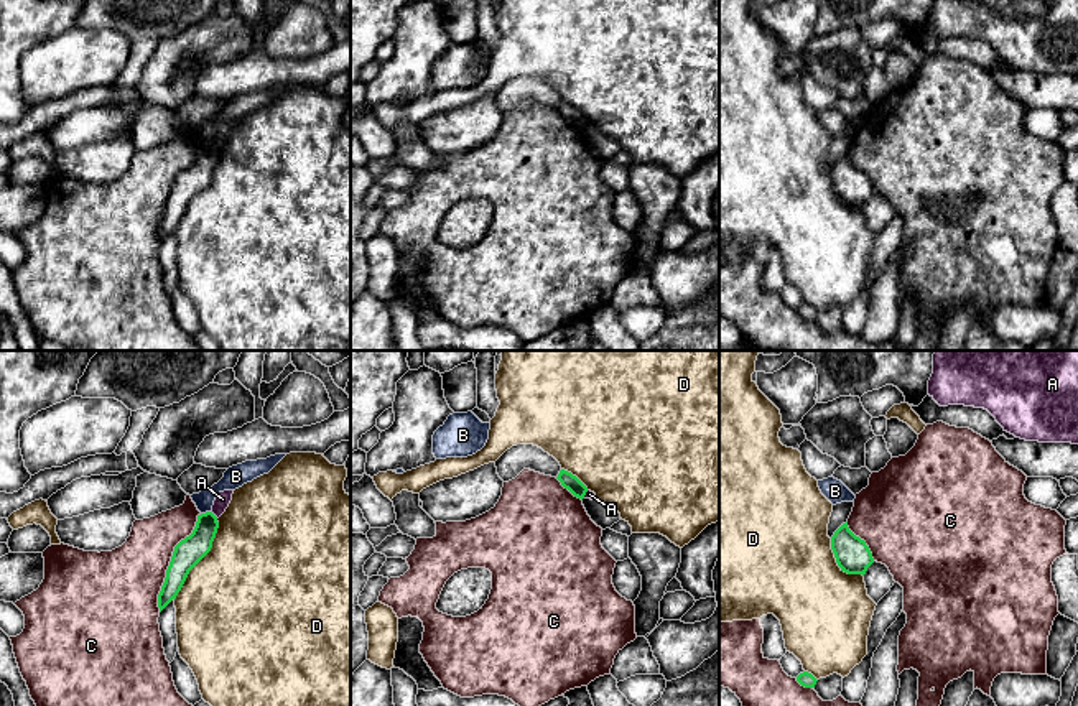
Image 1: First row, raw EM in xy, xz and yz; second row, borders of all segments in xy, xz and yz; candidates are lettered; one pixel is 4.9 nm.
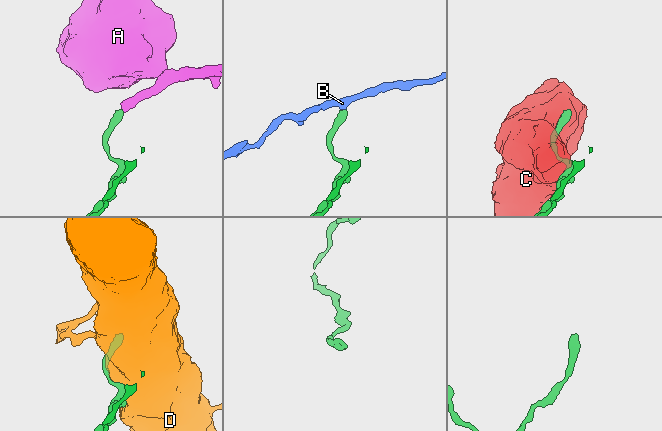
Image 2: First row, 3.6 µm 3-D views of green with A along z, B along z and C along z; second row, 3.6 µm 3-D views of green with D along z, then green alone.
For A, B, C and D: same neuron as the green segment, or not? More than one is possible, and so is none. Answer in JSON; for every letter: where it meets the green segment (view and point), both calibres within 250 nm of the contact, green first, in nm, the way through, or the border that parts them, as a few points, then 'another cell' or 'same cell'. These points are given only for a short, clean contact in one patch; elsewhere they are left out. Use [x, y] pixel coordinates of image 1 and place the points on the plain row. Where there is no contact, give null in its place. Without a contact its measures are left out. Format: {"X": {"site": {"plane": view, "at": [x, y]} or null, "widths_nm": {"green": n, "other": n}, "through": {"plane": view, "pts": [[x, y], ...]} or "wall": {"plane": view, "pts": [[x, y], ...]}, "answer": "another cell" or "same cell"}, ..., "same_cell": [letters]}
{"A": {"site": {"plane": "xy", "at": [213, 145]}, "widths_nm": {"green": 140, "other": 70}, "answer": "another cell"}, "B": {"site": {"plane": "xy", "at": [206, 143]}, "widths_nm": {"green": 140, "other": 110}, "wall": {"plane": "xy", "pts": [[211, 142], [201, 145]]}, "answer": "another cell"}, "C": {"site": {"plane": "xy", "at": [170, 193]}, "widths_nm": {"green": 140, "other": 340}, "answer": "another cell"}, "D": {"site": {"plane": "xy", "at": [201, 190]}, "widths_nm": {"green": 140, "other": 500}, "answer": "another cell"}, "same_cell": []}

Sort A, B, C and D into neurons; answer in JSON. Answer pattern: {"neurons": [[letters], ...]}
{"neurons": [["A"], ["B"], ["C"], ["D"]]}

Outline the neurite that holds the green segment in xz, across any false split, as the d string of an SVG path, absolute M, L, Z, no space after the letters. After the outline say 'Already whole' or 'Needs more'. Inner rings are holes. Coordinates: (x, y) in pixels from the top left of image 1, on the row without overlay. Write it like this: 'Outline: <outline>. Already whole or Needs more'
Outline: M561 100L556 109L565 120L568 120L574 128L584 130L588 118L571 104Z. Already whole

